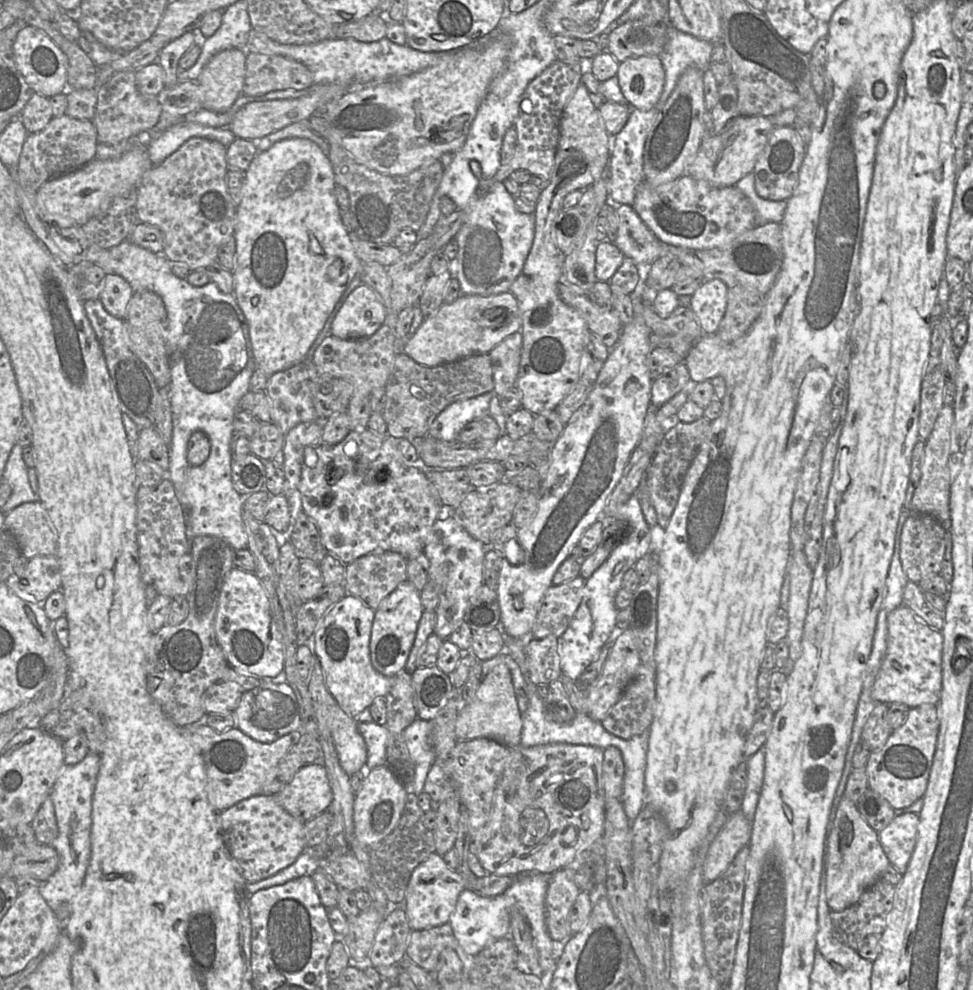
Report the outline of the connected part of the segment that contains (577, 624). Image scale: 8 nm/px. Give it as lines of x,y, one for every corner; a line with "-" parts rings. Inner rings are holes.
634,493
616,512
616,519
627,520
632,531
629,537
610,553
605,562
585,582
584,595
566,631
558,638
562,674
576,681
596,659
609,638
616,634
618,609
615,595
622,588
624,574
651,551
651,527
644,519
641,504

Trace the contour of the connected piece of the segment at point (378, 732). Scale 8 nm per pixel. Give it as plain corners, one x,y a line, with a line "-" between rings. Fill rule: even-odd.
366,708
354,717
358,722
358,730
367,746
366,775
377,767
387,764
388,729
373,721
370,709

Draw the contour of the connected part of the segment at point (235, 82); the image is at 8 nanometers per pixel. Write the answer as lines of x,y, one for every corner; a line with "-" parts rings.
243,48
226,49
208,61
195,80
202,90
203,108
225,112
242,94
247,52

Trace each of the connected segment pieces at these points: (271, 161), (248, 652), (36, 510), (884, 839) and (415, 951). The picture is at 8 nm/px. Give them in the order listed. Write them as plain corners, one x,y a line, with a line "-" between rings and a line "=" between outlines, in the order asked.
288,138
275,142
270,148
258,151
244,172
244,183
241,190
241,200
236,208
234,237
236,241
235,262
232,269
236,302
241,308
248,324
248,333
252,345
256,367
268,377
273,373
290,368
302,362
323,329
335,305
352,282
358,276
362,262
356,255
353,242
346,231
342,220
341,211
335,194
334,171
330,162
321,148
307,138
=
233,567
226,575
215,616
215,634
228,664
261,679
280,679
284,670
284,646
269,598
254,572
=
40,501
26,502
5,515
5,528
14,536
21,555
27,559
36,556
56,556
57,534
53,523
=
906,812
895,816
884,829
877,832
890,865
901,875
907,869
916,844
918,823
918,814
=
448,923
411,933
405,956
429,973
435,973
439,956
446,948
459,949
459,944

